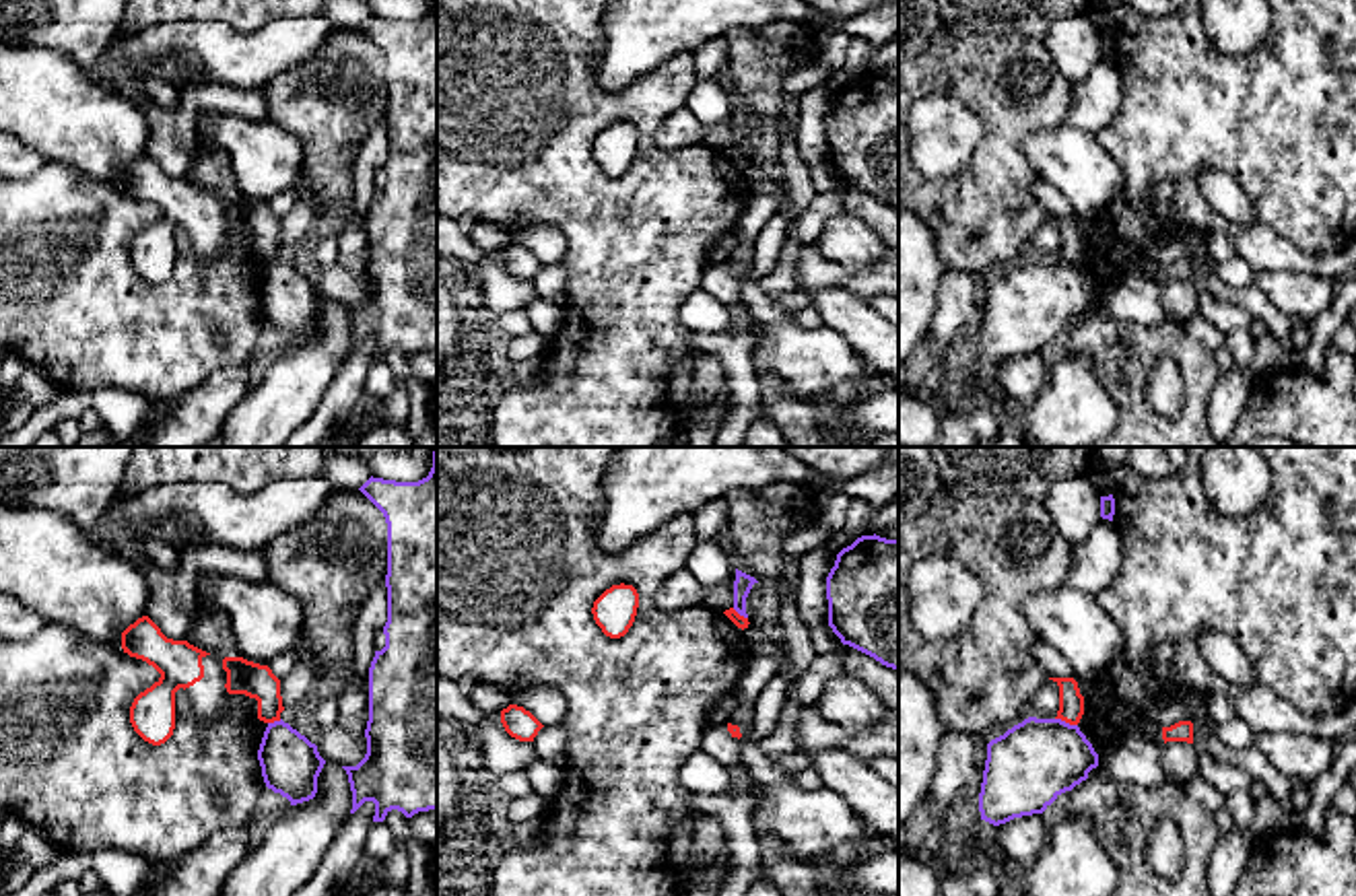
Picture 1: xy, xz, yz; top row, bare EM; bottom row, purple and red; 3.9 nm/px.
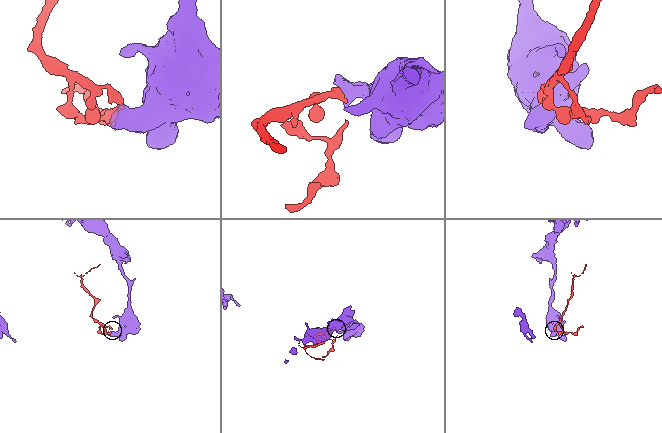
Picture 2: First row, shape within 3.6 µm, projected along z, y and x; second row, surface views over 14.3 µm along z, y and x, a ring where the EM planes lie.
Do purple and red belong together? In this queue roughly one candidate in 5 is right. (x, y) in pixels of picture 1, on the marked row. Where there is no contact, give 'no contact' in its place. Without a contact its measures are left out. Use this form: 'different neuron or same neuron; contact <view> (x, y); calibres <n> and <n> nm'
different neuron; contact yz (1064, 721); calibres 320 and 100 nm

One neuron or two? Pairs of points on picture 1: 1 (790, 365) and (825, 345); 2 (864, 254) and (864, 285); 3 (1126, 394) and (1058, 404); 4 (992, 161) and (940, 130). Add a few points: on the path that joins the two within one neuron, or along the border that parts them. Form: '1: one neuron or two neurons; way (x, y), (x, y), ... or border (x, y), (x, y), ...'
1: one neuron; way (798, 359), (810, 359), (817, 353)
2: two neurons; border (821, 250), (850, 270), (876, 264)
3: two neurons; border (1111, 396), (1115, 425)
4: two neurons; border (961, 101), (981, 139), (936, 180)

